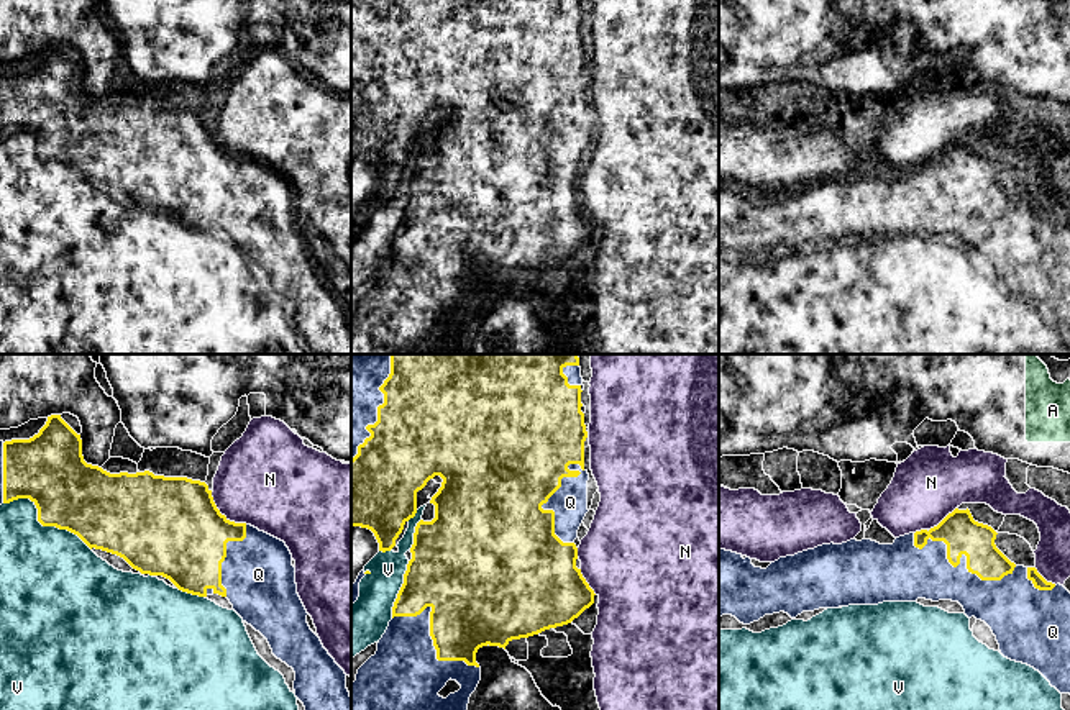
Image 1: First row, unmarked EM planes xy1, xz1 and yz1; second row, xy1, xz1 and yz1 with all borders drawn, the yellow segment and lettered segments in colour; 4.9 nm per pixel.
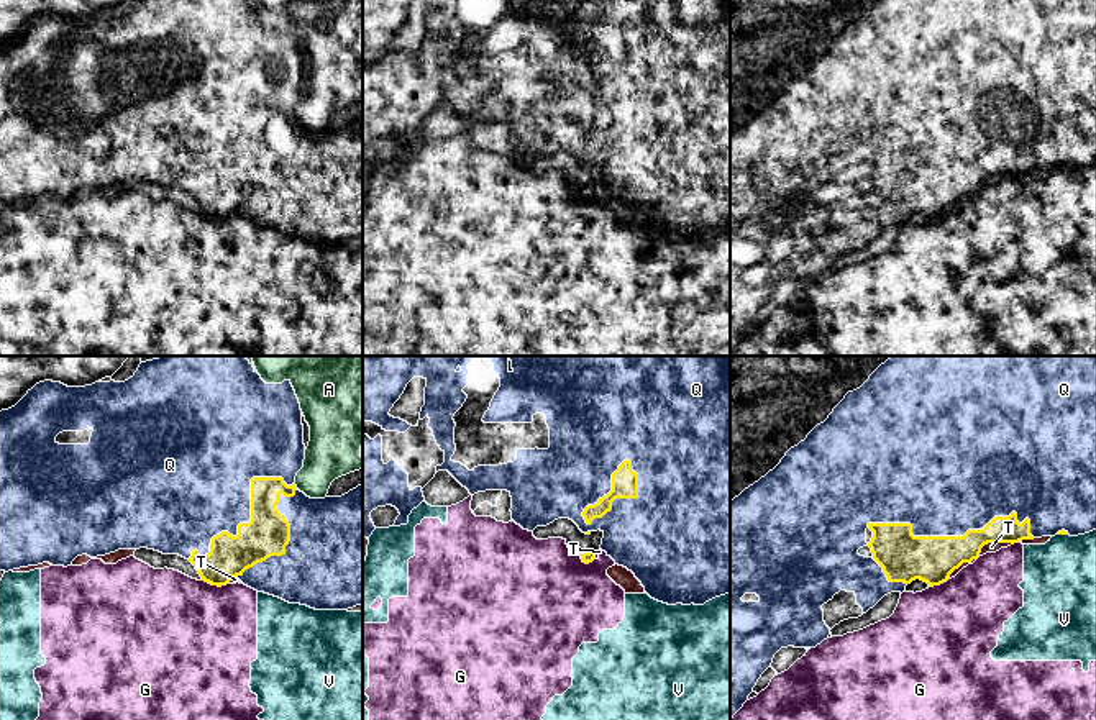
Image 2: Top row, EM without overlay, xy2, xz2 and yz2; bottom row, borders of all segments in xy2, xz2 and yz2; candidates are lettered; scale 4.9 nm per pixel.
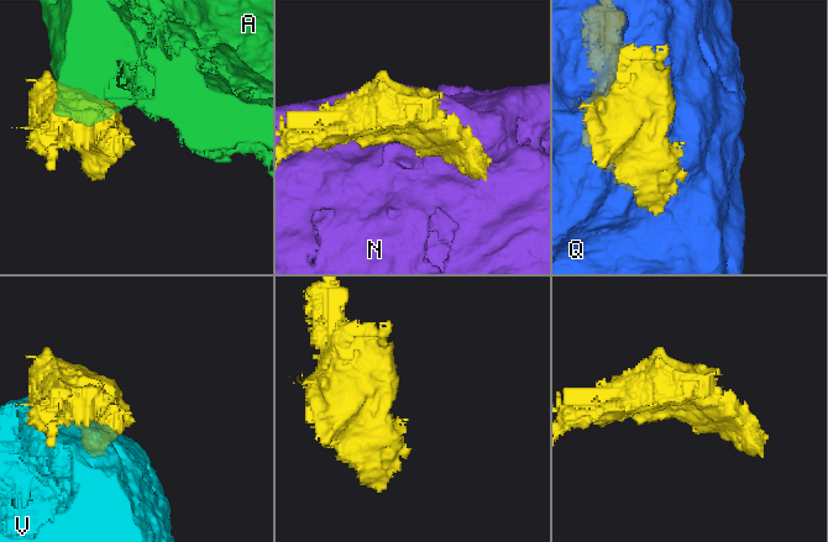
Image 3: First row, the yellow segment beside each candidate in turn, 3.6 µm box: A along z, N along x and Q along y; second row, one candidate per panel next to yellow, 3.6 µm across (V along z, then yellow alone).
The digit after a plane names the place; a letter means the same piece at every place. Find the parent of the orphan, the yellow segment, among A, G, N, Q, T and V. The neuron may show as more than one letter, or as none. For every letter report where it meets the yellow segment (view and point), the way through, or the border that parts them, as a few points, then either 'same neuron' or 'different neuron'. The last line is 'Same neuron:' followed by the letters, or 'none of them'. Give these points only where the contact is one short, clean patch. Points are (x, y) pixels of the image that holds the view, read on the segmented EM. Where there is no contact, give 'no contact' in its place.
A: contact xy2 (296, 486); different neuron
G: contact xy2 (215, 584); different neuron
N: contact xy1 (224, 515); same neuron
Q: contact yz2 (955, 537); different neuron
T: contact yz2 (993, 542); different neuron
V: contact xy1 (41, 523); different neuron
Same neuron: N

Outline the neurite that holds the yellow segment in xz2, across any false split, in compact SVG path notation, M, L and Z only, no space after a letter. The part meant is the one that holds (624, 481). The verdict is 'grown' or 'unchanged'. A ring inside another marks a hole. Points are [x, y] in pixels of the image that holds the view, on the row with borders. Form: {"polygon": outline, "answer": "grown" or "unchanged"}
{"polygon": "M623 461L619 469L612 474L612 490L599 499L597 504L587 505L582 517L587 525L594 518L602 518L612 510L612 502L615 499L637 499L638 497L638 474L632 471L632 461Z", "answer": "unchanged"}

